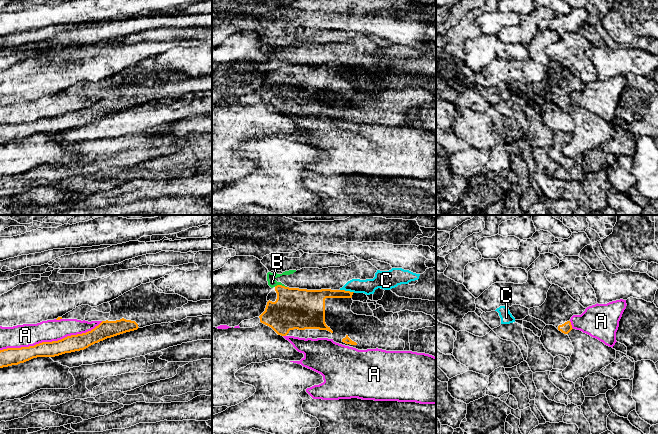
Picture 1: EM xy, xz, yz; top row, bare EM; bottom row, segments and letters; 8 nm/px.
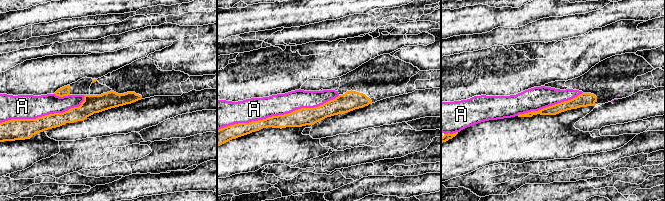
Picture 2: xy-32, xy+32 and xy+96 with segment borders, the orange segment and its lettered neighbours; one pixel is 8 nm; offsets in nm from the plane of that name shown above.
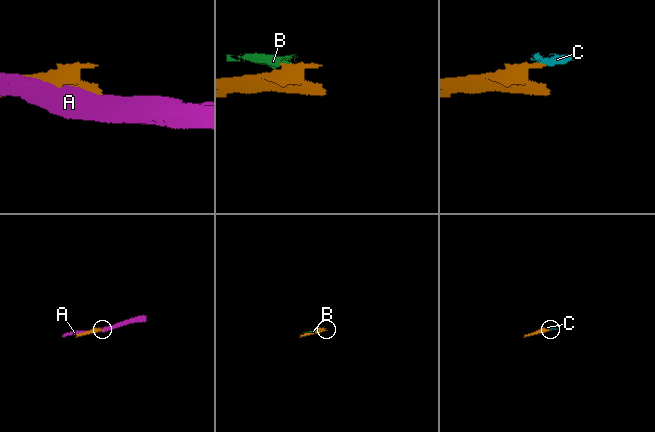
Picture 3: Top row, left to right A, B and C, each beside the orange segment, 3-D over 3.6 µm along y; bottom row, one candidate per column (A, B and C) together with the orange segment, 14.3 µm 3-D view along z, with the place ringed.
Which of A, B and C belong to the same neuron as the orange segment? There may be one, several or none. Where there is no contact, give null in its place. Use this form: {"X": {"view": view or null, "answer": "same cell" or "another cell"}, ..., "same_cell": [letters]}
{"A": {"view": "xy", "answer": "another cell"}, "B": {"view": "xz", "answer": "another cell"}, "C": {"view": "xz", "answer": "another cell"}, "same_cell": []}

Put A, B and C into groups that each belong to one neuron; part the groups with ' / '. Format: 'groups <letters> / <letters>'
groups A / B C

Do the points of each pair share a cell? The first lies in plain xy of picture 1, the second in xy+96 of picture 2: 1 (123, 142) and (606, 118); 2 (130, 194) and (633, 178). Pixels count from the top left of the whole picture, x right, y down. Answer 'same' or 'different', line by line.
1: different
2: different

